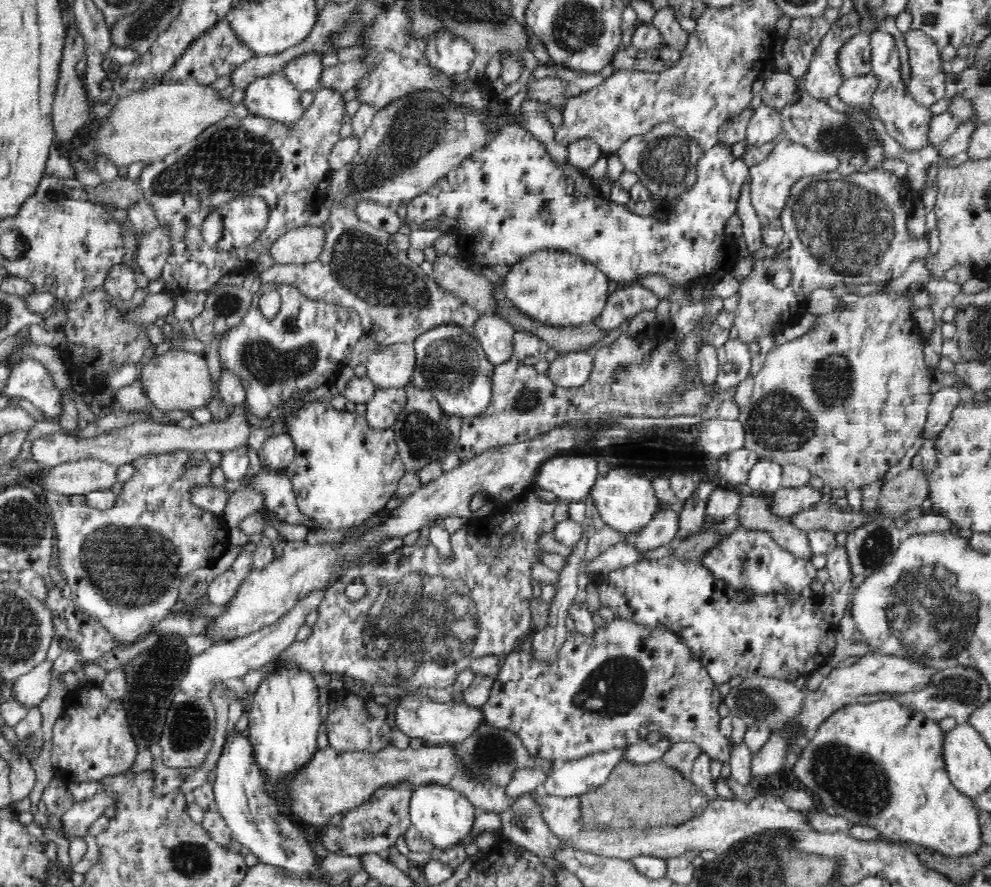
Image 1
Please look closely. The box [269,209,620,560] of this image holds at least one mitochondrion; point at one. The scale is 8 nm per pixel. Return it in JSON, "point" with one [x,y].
{"point":[358,261]}

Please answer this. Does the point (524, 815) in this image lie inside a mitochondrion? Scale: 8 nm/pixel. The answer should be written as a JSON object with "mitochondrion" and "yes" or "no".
{"mitochondrion":"yes"}

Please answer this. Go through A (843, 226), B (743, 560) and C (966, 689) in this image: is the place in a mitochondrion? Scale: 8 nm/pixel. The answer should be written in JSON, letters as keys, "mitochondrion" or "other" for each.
{"A":"mitochondrion","B":"mitochondrion","C":"mitochondrion"}

